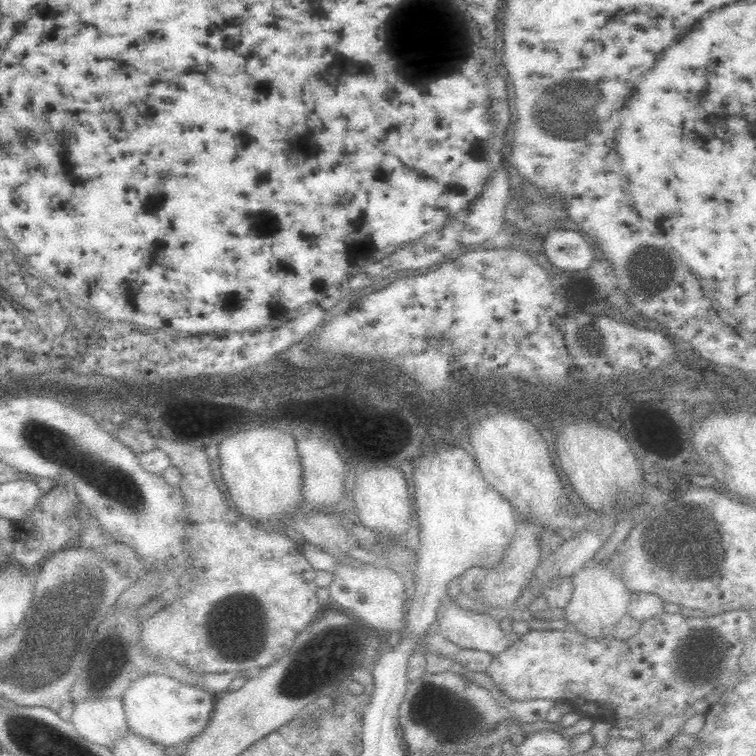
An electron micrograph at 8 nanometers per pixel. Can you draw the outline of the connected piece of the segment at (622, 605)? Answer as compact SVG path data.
M590 560L578 574L572 576L572 582L574 582L574 592L570 604L564 608L566 614L564 618L570 624L578 626L588 636L598 636L600 639L612 636L614 626L628 612L628 602L630 602L630 592L622 584L622 580L612 572L612 568L606 562L598 566Z

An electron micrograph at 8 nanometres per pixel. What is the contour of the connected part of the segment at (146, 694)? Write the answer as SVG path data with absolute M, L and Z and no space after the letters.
M144 676L124 694L124 712L132 734L140 734L156 744L176 746L182 740L198 736L214 712L214 696L202 686L186 686L168 676Z

